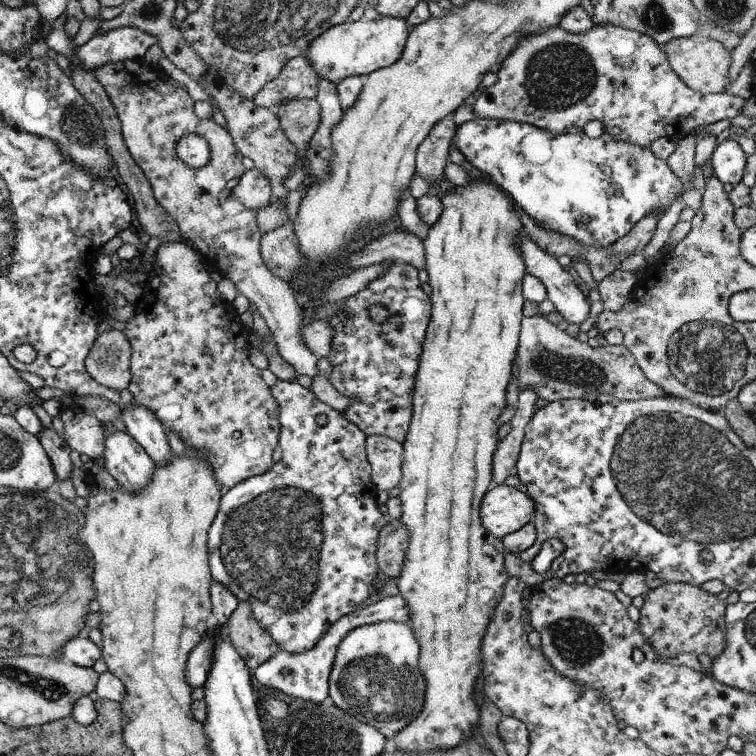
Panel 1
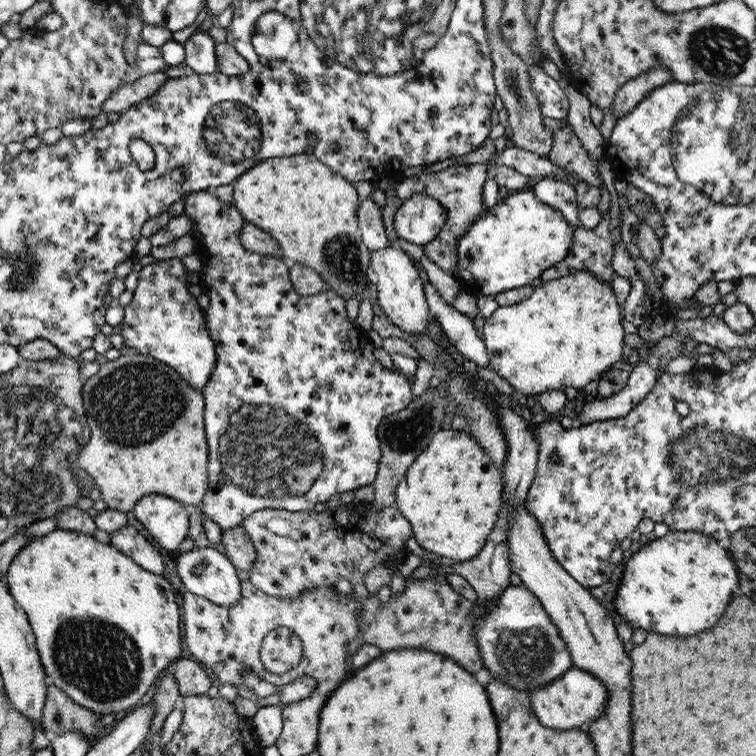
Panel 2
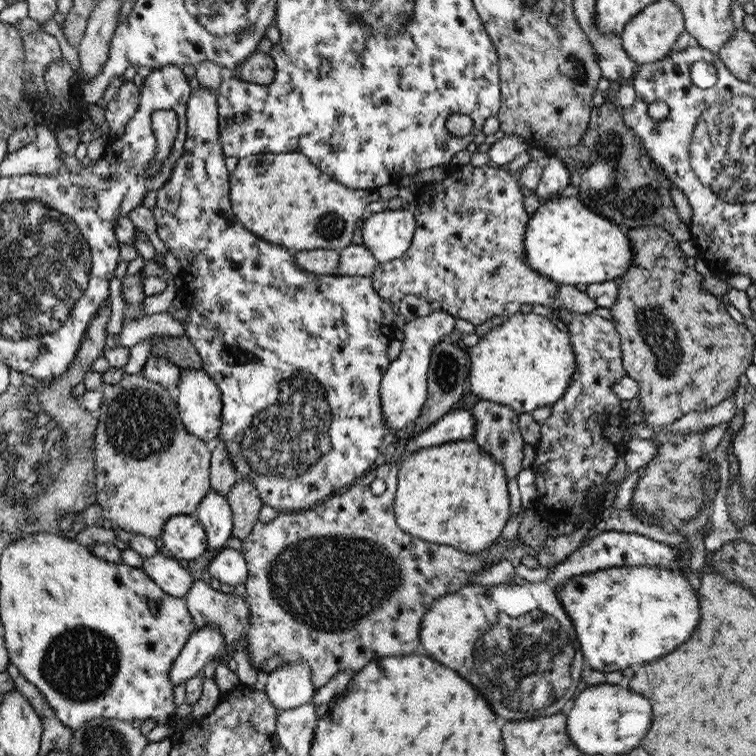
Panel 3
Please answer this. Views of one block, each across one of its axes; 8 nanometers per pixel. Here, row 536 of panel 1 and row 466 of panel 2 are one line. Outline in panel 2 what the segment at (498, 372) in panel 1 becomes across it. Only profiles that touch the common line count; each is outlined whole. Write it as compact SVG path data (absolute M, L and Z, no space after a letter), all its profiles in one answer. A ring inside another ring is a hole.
M440 429L398 483L395 504L410 523L422 549L462 563L474 559L484 549L488 536L496 526L499 510L503 506L502 500L503 476L481 444L466 430Z

